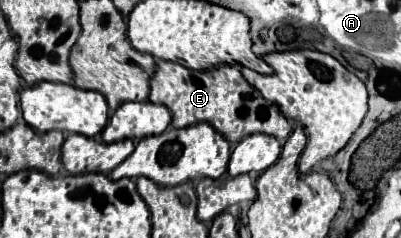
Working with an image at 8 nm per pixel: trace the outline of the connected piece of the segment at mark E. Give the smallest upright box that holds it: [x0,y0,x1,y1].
[150,60,292,142]

